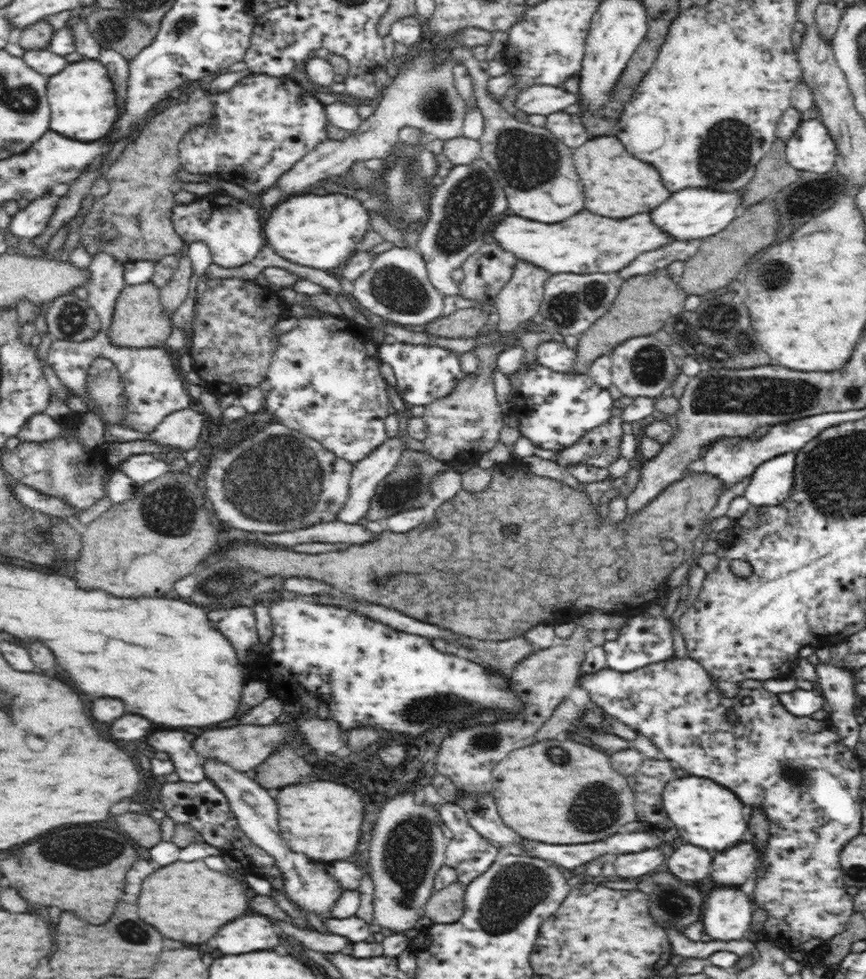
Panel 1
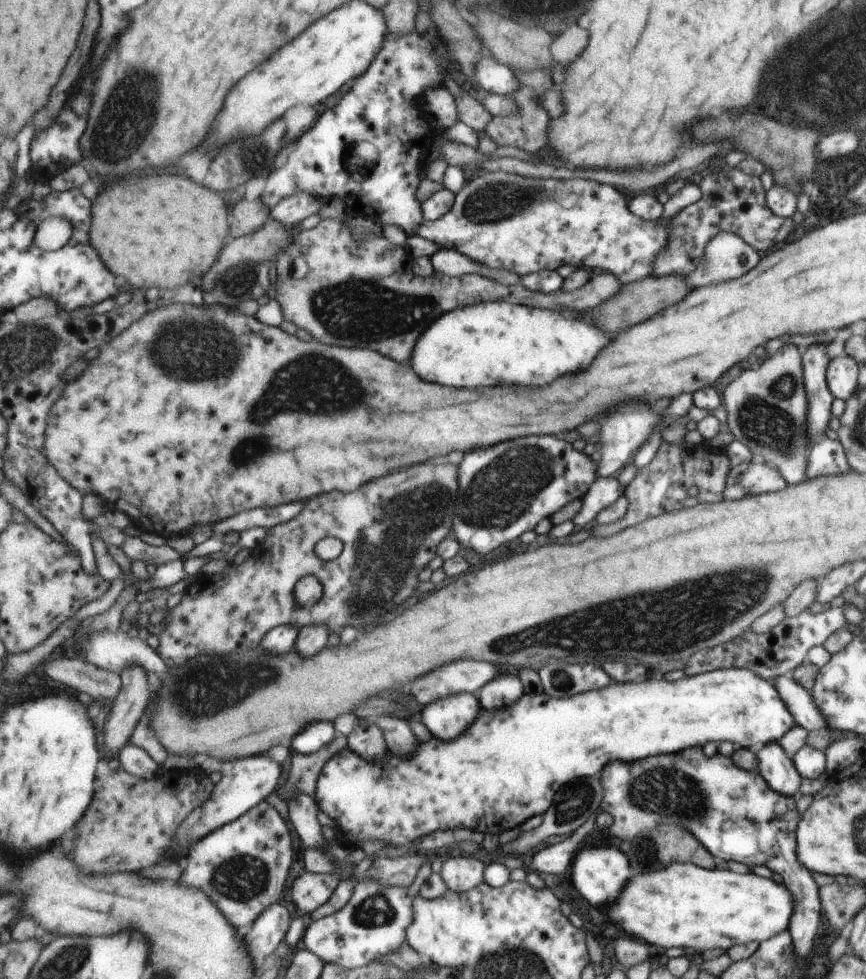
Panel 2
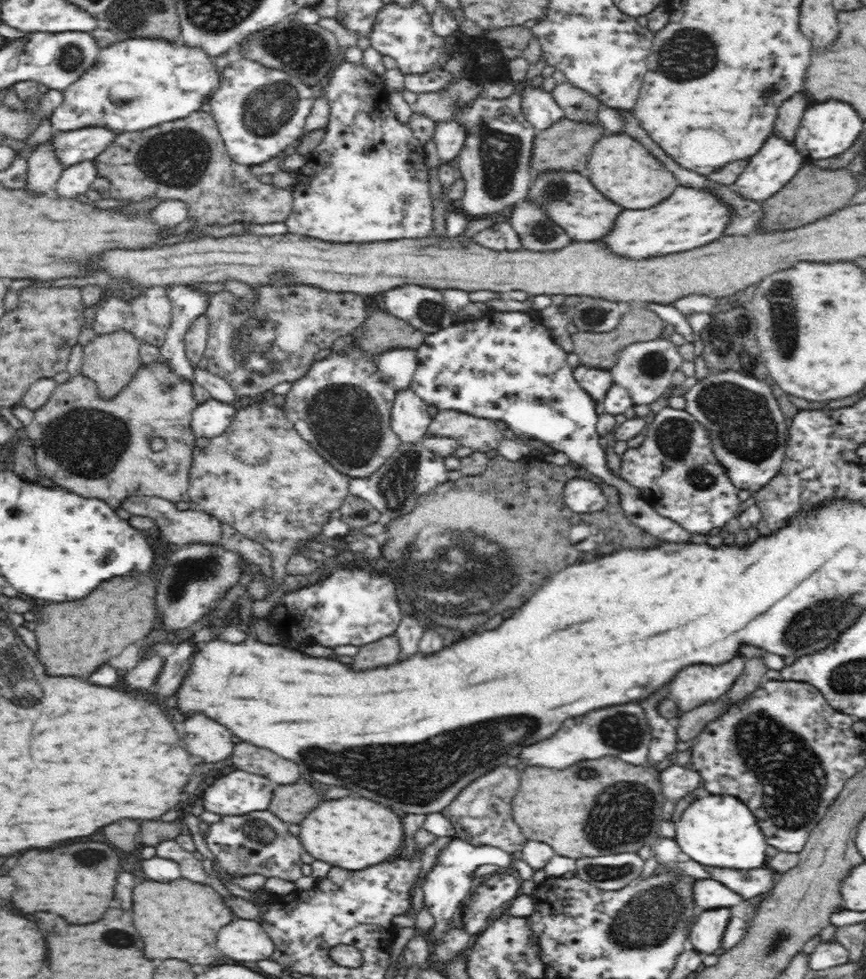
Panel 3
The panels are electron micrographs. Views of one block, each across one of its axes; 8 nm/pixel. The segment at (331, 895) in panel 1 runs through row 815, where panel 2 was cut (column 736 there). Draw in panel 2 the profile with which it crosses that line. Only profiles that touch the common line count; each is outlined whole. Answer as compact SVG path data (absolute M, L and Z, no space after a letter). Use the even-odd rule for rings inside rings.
M720 231L704 249L700 266L683 281L687 290L738 278L758 264L760 254L732 232Z

